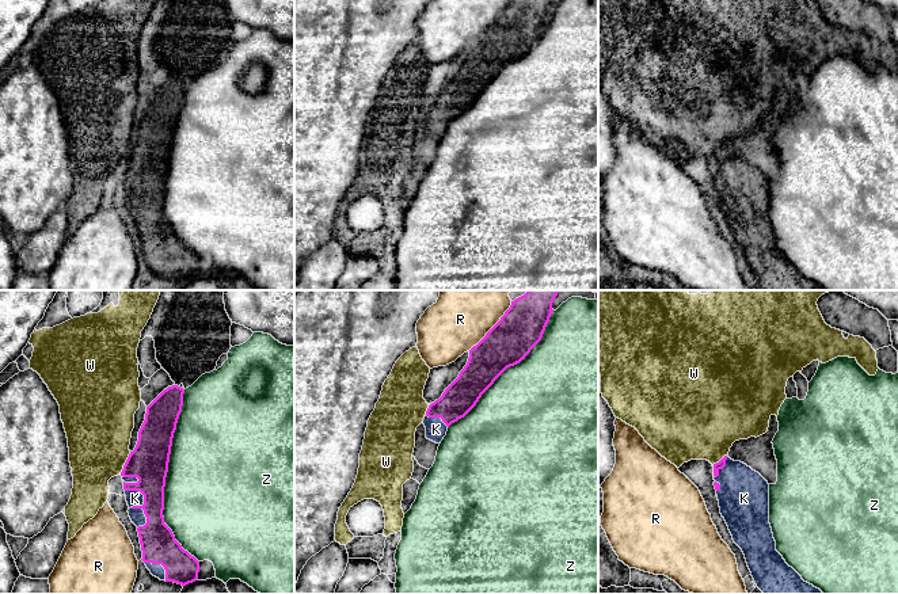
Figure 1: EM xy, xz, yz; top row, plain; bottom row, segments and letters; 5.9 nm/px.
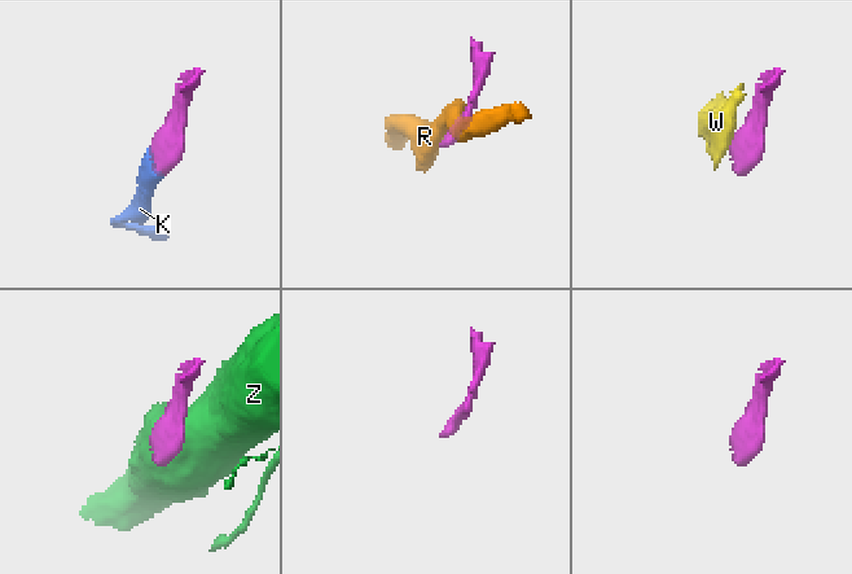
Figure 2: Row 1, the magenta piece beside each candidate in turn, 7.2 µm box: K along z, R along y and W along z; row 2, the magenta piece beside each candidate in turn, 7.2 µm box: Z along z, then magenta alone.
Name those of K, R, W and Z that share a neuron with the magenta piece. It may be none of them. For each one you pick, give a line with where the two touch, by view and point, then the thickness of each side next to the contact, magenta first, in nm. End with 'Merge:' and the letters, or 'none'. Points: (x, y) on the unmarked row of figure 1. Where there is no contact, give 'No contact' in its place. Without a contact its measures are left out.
K: Touches magenta at xy (143, 201). Thickness 220 nm (magenta) against 100 nm
Merge: K

